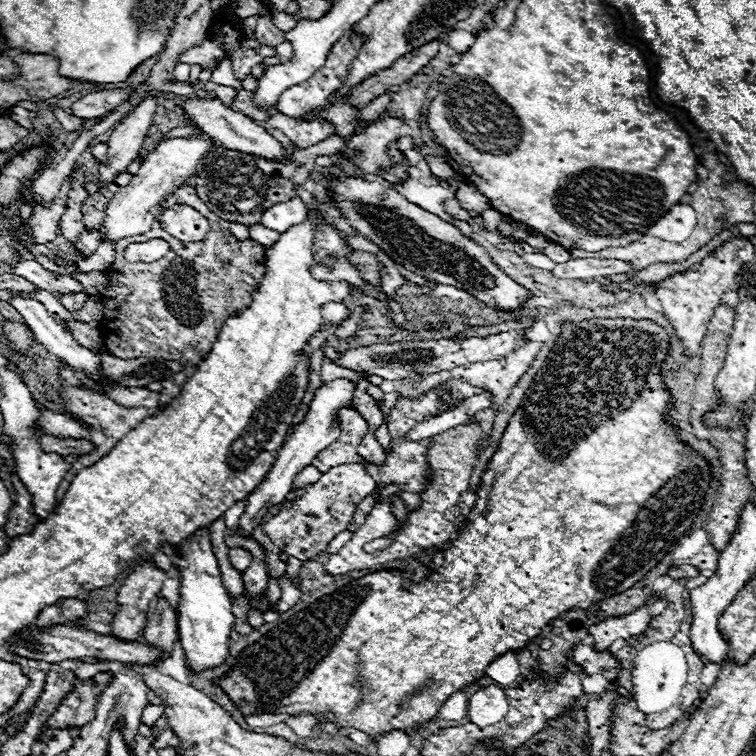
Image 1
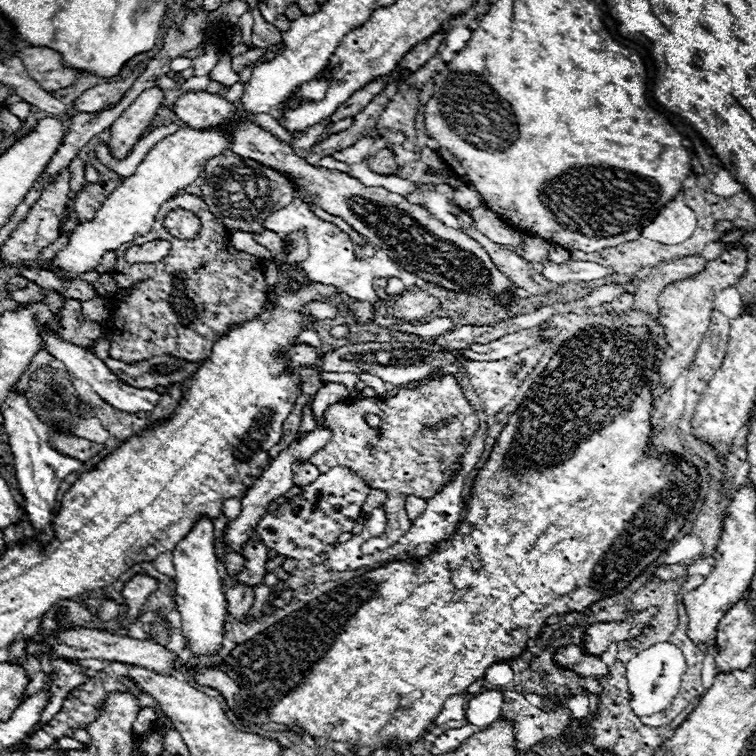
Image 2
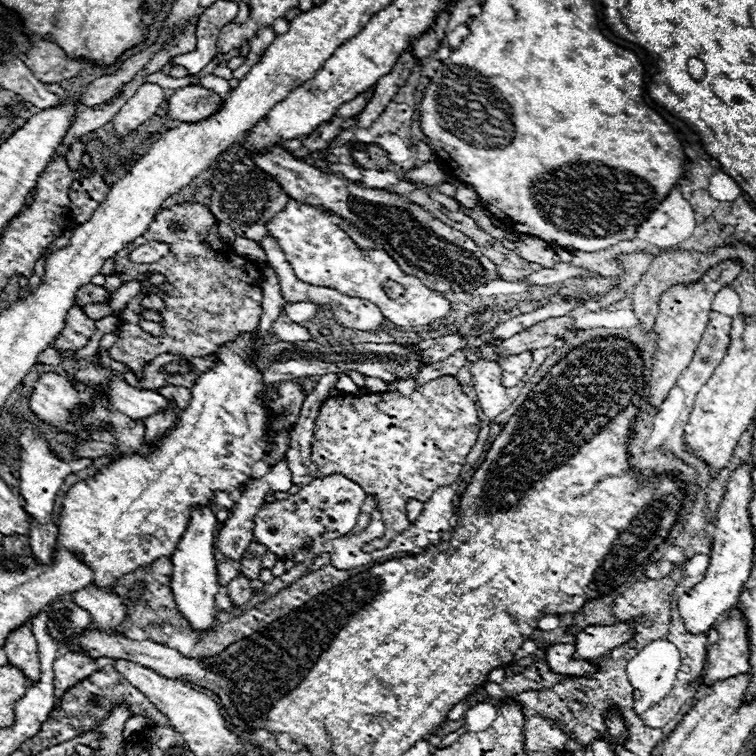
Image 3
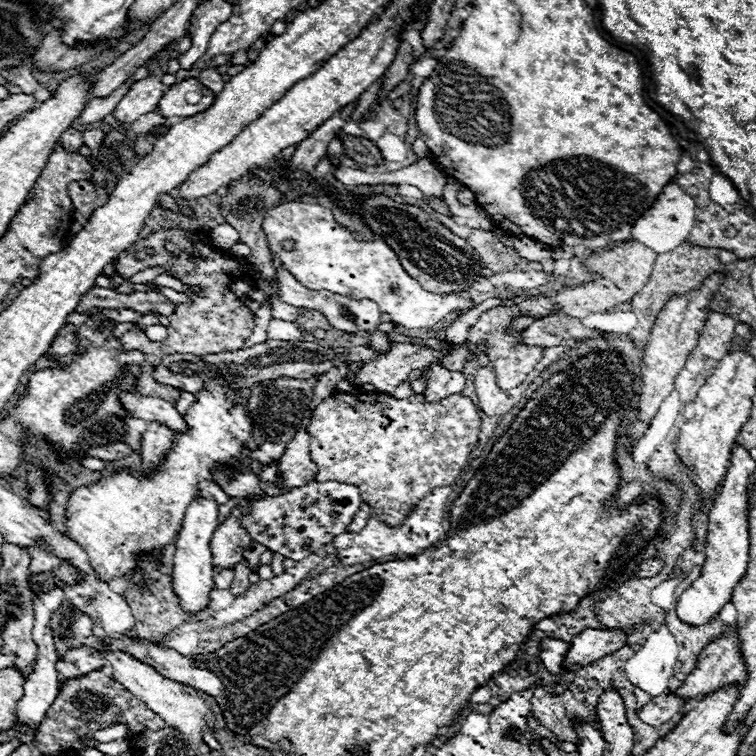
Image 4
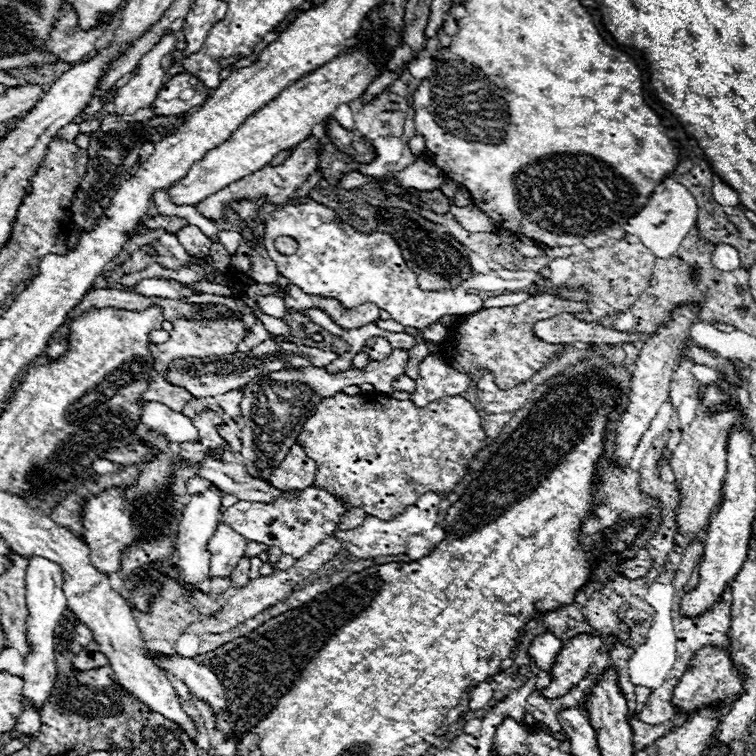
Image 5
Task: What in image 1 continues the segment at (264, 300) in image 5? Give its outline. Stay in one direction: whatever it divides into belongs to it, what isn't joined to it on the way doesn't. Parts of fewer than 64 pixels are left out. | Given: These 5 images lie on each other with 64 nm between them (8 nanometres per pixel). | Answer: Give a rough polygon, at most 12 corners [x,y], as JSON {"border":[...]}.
{"border":[[332,302],[322,308],[328,322],[340,324],[350,316],[342,302]]}

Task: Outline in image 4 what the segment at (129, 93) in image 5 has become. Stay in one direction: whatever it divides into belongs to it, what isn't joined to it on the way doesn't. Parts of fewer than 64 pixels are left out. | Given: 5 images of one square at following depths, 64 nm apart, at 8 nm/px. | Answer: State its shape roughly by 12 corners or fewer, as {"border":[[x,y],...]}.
{"border":[[160,60],[150,78],[138,80],[114,110],[120,124],[156,112],[166,86],[160,82]]}

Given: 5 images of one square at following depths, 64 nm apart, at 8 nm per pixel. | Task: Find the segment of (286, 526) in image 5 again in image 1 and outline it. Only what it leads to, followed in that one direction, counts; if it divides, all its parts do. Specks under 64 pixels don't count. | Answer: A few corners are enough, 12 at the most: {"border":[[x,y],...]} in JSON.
{"border":[[340,464],[264,524],[288,556],[312,560],[376,488]]}

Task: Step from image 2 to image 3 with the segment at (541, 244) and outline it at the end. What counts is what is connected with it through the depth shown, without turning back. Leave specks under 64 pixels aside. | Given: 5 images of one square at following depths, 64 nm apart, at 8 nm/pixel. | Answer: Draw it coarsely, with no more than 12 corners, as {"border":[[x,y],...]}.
{"border":[[519,234],[518,254],[553,268],[555,252],[537,237]]}

